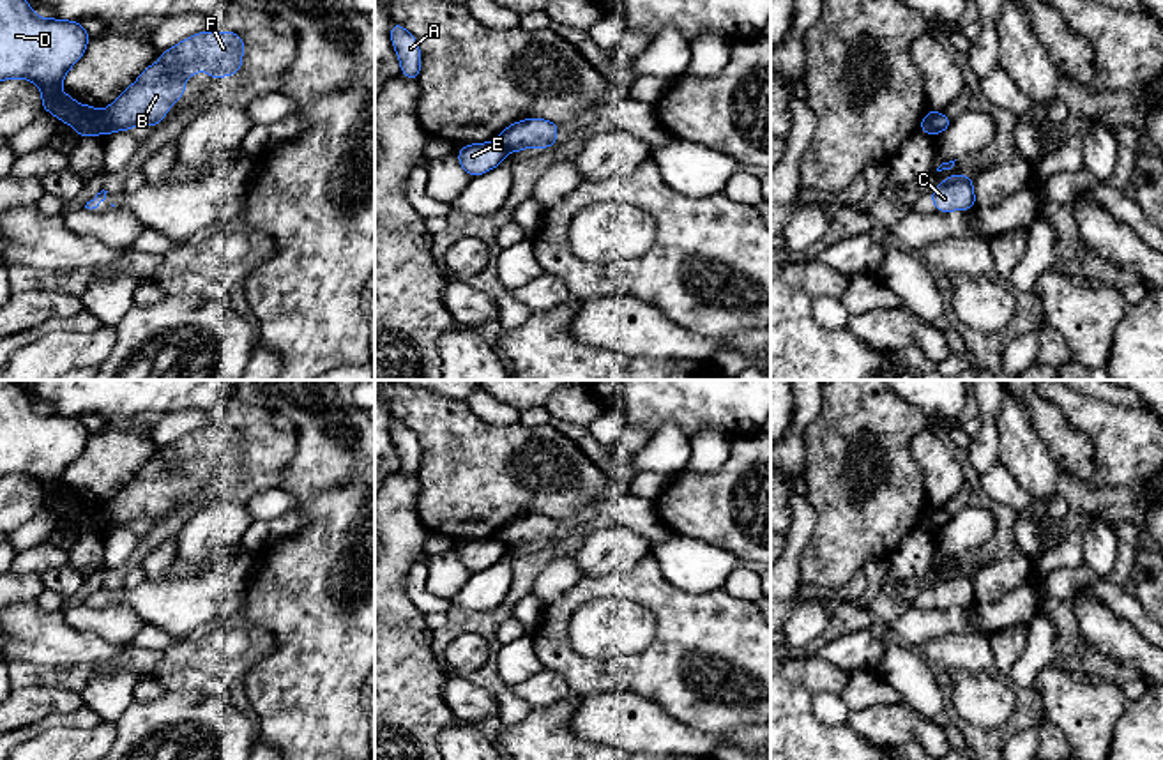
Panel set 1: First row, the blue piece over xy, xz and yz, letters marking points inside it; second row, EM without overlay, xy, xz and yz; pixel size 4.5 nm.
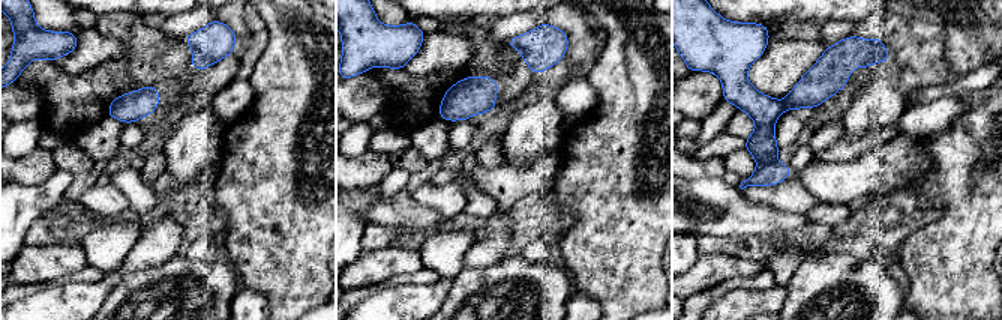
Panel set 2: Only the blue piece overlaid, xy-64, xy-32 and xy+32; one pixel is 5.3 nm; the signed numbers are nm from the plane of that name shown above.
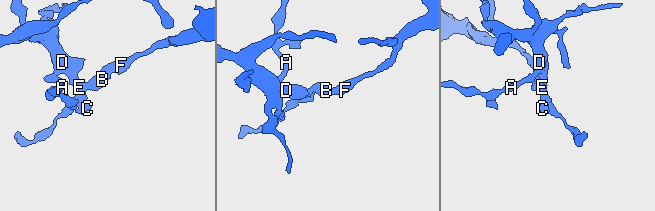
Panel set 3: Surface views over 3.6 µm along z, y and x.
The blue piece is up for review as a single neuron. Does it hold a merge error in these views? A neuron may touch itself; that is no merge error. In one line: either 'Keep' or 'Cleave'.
Cleave

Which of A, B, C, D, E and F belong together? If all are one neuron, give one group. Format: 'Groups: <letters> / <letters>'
Groups: A C D E / B F

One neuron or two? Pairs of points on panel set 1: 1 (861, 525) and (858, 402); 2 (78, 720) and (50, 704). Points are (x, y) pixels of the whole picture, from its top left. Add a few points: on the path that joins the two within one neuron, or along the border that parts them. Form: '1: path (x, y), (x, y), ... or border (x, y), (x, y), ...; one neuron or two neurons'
1: path (854, 495), (849, 490), (843, 456), (858, 432); one neuron
2: border (83, 704), (73, 711), (52, 713), (27, 725); two neurons

